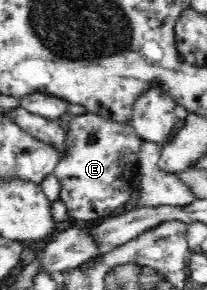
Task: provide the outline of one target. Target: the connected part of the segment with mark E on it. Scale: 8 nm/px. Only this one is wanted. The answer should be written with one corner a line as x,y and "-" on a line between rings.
95,113
64,120
65,148
53,174
61,183
59,199
68,208
71,221
107,218
129,200
132,182
139,174
141,138
130,124
117,124

